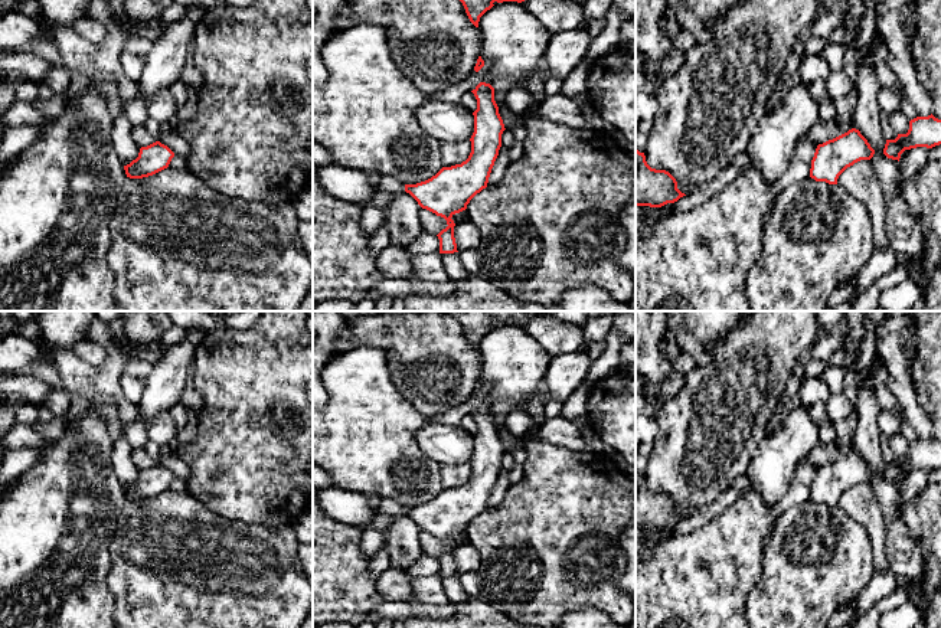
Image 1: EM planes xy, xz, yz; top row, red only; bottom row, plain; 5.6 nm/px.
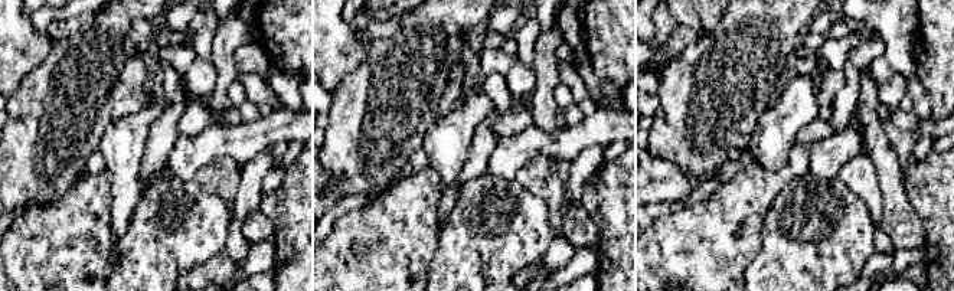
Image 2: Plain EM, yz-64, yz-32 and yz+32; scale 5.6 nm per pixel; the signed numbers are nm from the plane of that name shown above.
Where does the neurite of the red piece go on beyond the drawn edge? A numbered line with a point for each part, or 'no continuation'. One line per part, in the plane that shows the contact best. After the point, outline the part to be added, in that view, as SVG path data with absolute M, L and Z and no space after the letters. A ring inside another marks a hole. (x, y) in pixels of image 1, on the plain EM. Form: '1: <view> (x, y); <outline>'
1: xz (388, 506); M370 495L369 498L369 504L372 506L372 508L379 508L380 513L385 513L388 516L401 516L405 514L405 507L398 504L395 500L392 498L383 498L379 495Z

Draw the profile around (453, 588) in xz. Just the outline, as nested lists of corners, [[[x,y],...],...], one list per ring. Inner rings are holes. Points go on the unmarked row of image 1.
[[[458,575],[438,576],[437,580],[444,586],[444,592],[451,602],[464,602],[470,596],[464,592]]]

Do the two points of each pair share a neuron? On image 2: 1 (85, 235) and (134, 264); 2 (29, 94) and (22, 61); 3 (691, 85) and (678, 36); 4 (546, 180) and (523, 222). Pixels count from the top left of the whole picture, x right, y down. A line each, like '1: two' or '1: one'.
1: two
2: two
3: two
4: two

